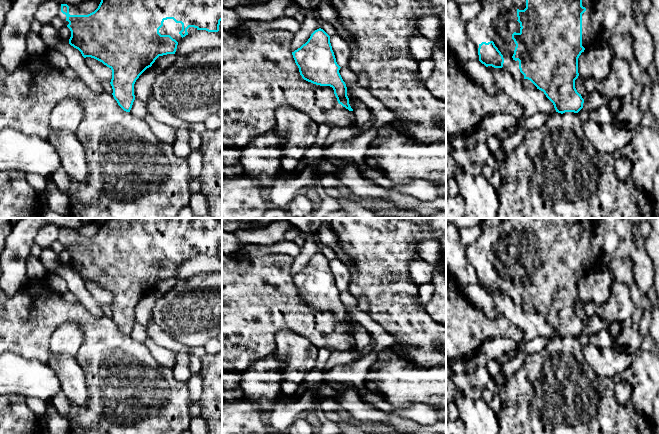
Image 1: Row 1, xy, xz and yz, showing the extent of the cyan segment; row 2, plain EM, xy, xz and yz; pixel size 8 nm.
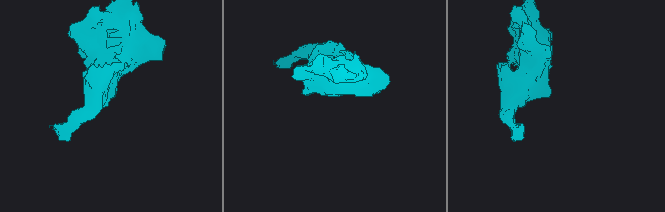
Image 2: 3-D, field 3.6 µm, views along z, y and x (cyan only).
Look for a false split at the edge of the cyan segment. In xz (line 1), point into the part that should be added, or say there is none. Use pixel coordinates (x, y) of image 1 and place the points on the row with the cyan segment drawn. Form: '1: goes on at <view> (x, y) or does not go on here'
1: does not go on here

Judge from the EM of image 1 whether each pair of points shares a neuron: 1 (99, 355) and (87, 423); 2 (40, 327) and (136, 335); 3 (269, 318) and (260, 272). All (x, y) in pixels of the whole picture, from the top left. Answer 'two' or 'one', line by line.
1: one
2: two
3: one

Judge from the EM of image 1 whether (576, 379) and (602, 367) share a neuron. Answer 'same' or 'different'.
different

